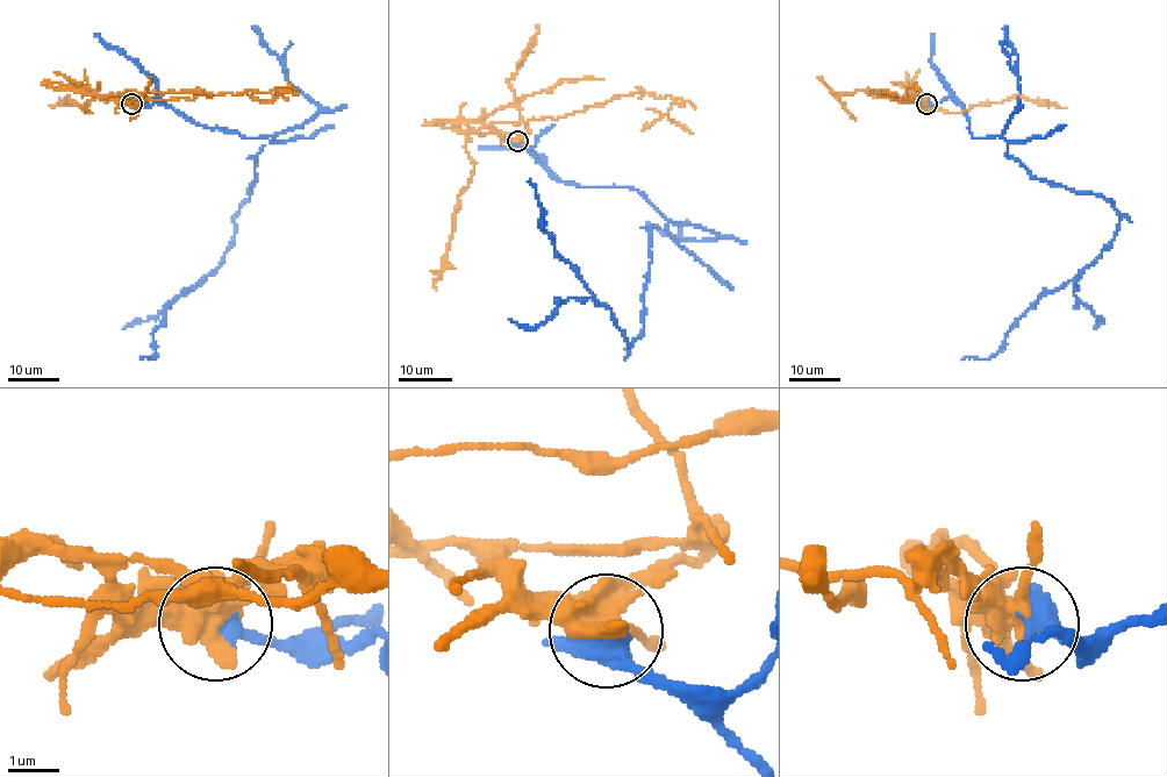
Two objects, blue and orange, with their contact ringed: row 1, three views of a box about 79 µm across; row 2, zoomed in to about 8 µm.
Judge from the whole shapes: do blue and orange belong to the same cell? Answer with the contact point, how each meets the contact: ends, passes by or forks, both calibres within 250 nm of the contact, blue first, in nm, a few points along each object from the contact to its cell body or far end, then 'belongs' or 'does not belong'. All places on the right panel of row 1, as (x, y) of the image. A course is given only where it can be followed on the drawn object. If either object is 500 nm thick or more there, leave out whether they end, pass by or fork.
place (926, 104); blue passes by; orange forks; calibres 460 and 420 nm; course blue (926, 102), (952, 98), (974, 137), (1118, 215), (1004, 346), (963, 360); course orange (926, 102), (918, 98), (899, 99), (881, 93), (883, 91), (900, 100), (908, 87), (918, 88); does not belong

